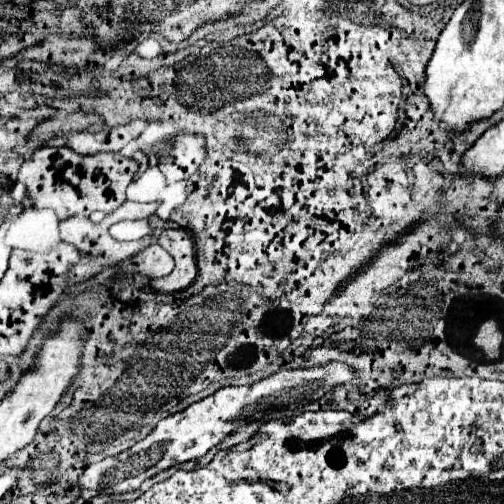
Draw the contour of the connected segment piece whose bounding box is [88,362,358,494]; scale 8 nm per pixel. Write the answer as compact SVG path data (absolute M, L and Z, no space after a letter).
M326 362L326 364L316 364L310 368L278 370L276 374L270 374L254 384L224 386L216 390L212 396L196 404L190 404L182 412L162 418L154 426L154 430L146 438L136 442L132 448L116 456L106 456L104 460L92 464L88 468L88 484L90 488L104 490L106 494L122 494L122 492L136 490L146 478L166 468L172 468L176 464L182 464L186 460L204 456L212 446L220 444L228 434L236 432L242 422L262 420L266 414L272 414L276 410L298 408L314 400L320 400L324 394L328 394L336 386L354 382L356 374L358 372L344 362Z

